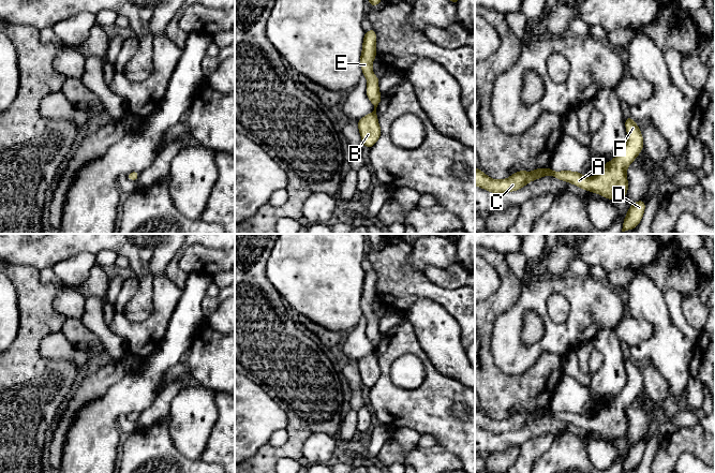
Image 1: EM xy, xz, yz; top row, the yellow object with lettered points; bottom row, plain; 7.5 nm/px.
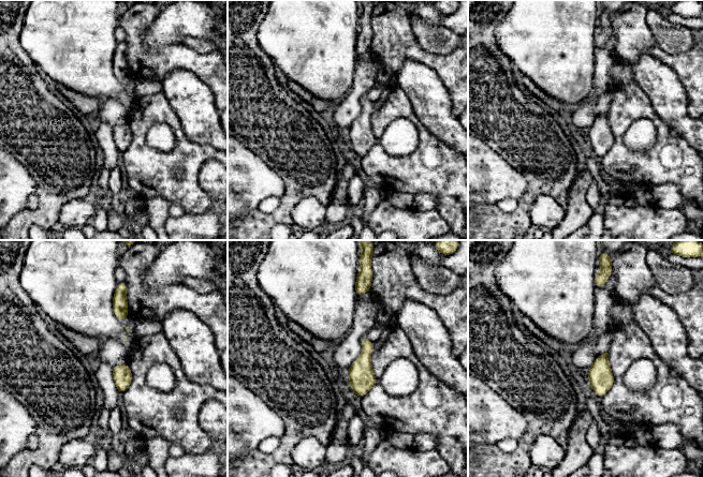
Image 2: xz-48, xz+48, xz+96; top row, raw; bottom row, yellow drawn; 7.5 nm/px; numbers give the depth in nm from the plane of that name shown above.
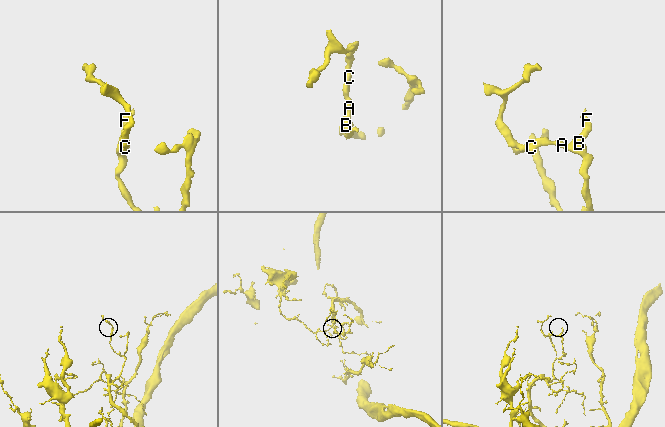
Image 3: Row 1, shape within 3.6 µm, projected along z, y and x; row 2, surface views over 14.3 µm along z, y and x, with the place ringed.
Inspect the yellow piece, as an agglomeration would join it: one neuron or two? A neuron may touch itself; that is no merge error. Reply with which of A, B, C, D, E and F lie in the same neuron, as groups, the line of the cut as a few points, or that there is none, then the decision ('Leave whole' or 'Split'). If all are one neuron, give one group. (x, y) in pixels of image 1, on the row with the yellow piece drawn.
Groups: A B C D E F. No split. Leave whole

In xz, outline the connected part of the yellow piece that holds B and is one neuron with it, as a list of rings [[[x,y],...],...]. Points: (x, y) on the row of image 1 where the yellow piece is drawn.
[[[374,28],[364,32],[362,44],[362,53],[360,57],[360,66],[363,76],[368,78],[368,87],[366,93],[374,106],[374,110],[358,120],[359,133],[361,135],[362,144],[367,148],[371,148],[379,138],[382,131],[378,124],[376,107],[378,106],[382,94],[378,92],[379,78],[372,72],[372,62],[375,58],[376,49],[376,32]]]

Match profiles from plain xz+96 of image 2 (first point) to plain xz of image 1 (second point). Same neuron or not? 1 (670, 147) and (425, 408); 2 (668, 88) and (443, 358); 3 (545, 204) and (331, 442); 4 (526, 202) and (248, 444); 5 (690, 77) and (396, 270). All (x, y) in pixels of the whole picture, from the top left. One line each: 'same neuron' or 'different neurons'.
1: same neuron
2: same neuron
3: same neuron
4: different neurons
5: same neuron

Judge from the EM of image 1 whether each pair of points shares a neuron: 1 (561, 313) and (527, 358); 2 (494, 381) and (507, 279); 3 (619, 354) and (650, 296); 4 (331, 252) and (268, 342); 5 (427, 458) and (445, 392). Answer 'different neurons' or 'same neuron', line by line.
1: different neurons
2: same neuron
3: different neurons
4: different neurons
5: different neurons

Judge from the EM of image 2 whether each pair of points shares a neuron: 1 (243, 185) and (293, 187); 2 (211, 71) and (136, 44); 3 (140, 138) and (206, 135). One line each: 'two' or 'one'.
1: two
2: one
3: two

